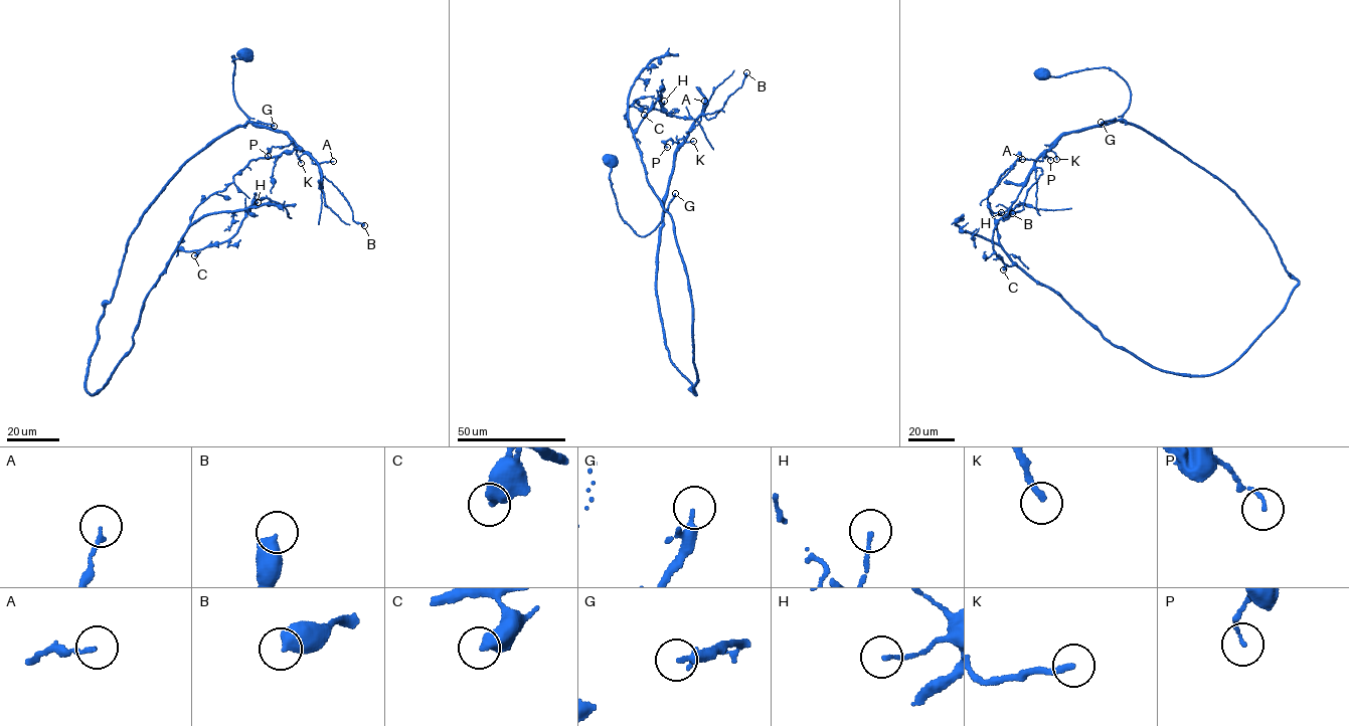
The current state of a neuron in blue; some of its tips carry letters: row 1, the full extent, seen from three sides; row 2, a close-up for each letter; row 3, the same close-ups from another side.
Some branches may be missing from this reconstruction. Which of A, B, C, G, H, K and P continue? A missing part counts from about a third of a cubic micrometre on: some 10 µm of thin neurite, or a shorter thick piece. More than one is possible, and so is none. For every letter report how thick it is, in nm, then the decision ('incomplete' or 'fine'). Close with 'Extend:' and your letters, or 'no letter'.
A: 130 nm | fine
B: 480 nm | fine
C: 480 nm | fine
G: 130 nm | fine
H: 110 nm | fine
K: 200 nm | fine
P: 100 nm | fine
Extend: no letter

